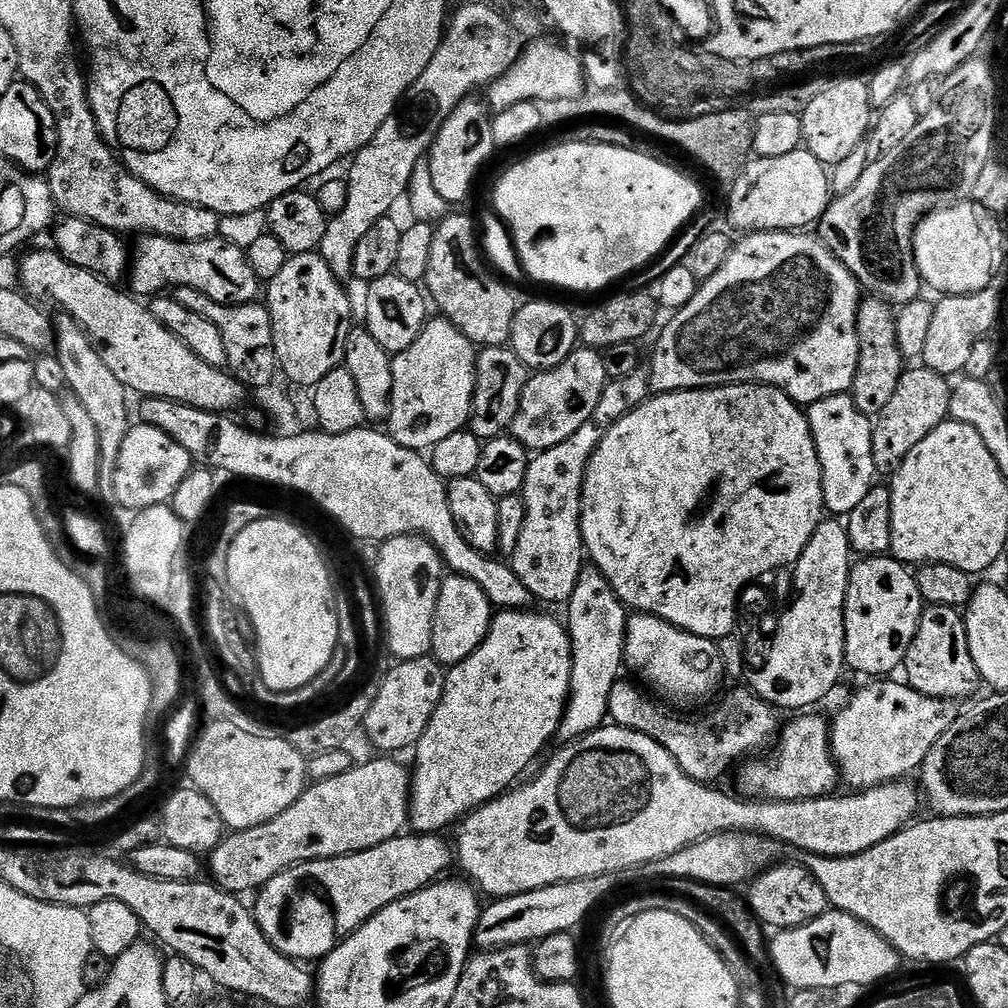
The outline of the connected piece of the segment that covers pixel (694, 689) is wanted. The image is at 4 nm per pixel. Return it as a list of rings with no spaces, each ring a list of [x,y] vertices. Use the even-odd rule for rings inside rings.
[[[629,615],[624,659],[627,667],[633,668],[665,705],[676,710],[688,710],[684,708],[696,708],[706,703],[715,694],[720,680],[725,679],[724,663],[717,641],[675,628],[657,616]]]

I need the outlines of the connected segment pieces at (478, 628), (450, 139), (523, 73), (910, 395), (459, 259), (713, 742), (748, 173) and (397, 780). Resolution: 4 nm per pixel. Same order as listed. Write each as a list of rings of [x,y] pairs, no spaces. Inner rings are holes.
[[[455,574],[445,575],[440,584],[438,594],[438,606],[434,610],[434,622],[432,623],[432,659],[445,666],[460,664],[482,642],[486,642],[486,634],[490,634],[490,626],[494,609],[490,598],[478,586],[478,582],[470,582],[470,578],[457,576]]]
[[[476,98],[462,101],[450,114],[450,118],[446,118],[442,130],[438,130],[432,151],[426,157],[430,166],[430,178],[434,178],[434,187],[450,206],[462,203],[471,194],[476,175],[483,170],[484,163],[491,158],[492,152],[497,151],[492,116],[481,101],[480,104]]]
[[[544,39],[548,40],[536,40],[529,48],[525,47],[520,57],[514,62],[514,66],[510,66],[506,74],[502,74],[488,85],[486,104],[493,113],[510,110],[510,106],[518,106],[518,102],[527,100],[533,102],[568,100],[567,102],[572,102],[585,91],[586,77],[581,57],[571,47],[555,39]]]
[[[923,366],[909,367],[900,375],[898,390],[880,415],[875,417],[872,426],[874,446],[874,466],[881,477],[891,477],[906,462],[906,454],[926,438],[938,425],[949,419],[952,384],[949,377],[938,374]]]
[[[449,214],[435,230],[430,266],[423,278],[431,303],[440,307],[439,315],[466,334],[470,343],[480,348],[505,347],[512,338],[518,299],[486,259],[477,221],[475,224],[468,216]]]
[[[627,678],[617,680],[614,690],[610,692],[608,714],[611,723],[617,728],[629,728],[638,734],[646,734],[650,738],[654,738],[654,742],[658,742],[672,755],[674,762],[678,762],[680,769],[691,780],[716,782],[719,776],[726,775],[728,771],[731,773],[741,762],[755,757],[759,753],[756,751],[763,744],[771,745],[778,732],[777,709],[773,708],[771,704],[767,704],[764,699],[751,690],[732,692],[713,712],[708,712],[705,716],[698,717],[697,720],[687,720],[684,717],[687,715],[669,710],[659,699],[653,698],[643,687],[640,688],[635,688]]]
[[[803,146],[782,157],[749,159],[742,174],[730,185],[728,220],[740,234],[807,229],[828,211],[828,172],[826,165]]]
[[[376,758],[380,760],[372,760],[369,764],[357,763],[346,774],[338,774],[338,778],[330,778],[329,780],[315,781],[311,786],[305,788],[304,793],[298,798],[298,802],[294,802],[294,806],[290,806],[290,810],[282,810],[282,814],[278,814],[278,818],[274,818],[270,822],[266,822],[262,826],[254,826],[250,830],[242,830],[241,832],[232,832],[225,835],[225,838],[219,846],[211,852],[206,860],[206,868],[212,871],[211,879],[216,887],[224,889],[225,892],[233,894],[245,894],[244,892],[255,893],[263,888],[266,882],[270,882],[278,874],[282,874],[287,868],[293,868],[295,864],[305,864],[311,860],[329,860],[335,856],[349,856],[351,852],[361,852],[362,850],[370,850],[374,846],[378,846],[382,842],[386,842],[390,838],[401,835],[409,827],[408,809],[410,807],[410,797],[412,794],[412,778],[409,769],[403,768],[396,758]]]

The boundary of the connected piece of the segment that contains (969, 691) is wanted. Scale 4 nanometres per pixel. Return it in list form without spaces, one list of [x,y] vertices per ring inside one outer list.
[[[933,604],[925,607],[920,615],[918,630],[914,634],[914,642],[910,642],[902,672],[908,675],[906,683],[909,688],[930,698],[963,702],[967,696],[977,695],[976,687],[981,687],[982,681],[974,666],[974,658],[970,658],[964,618],[957,609]]]

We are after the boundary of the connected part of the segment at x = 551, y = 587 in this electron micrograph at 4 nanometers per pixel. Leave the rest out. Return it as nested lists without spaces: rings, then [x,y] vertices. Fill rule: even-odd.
[[[637,370],[621,380],[611,381],[605,386],[592,418],[578,434],[570,434],[566,442],[535,453],[529,459],[522,489],[524,526],[522,534],[518,534],[518,546],[510,553],[510,563],[537,601],[564,606],[570,594],[574,594],[578,574],[586,567],[580,515],[588,463],[613,423],[647,400],[649,395],[647,371]]]

